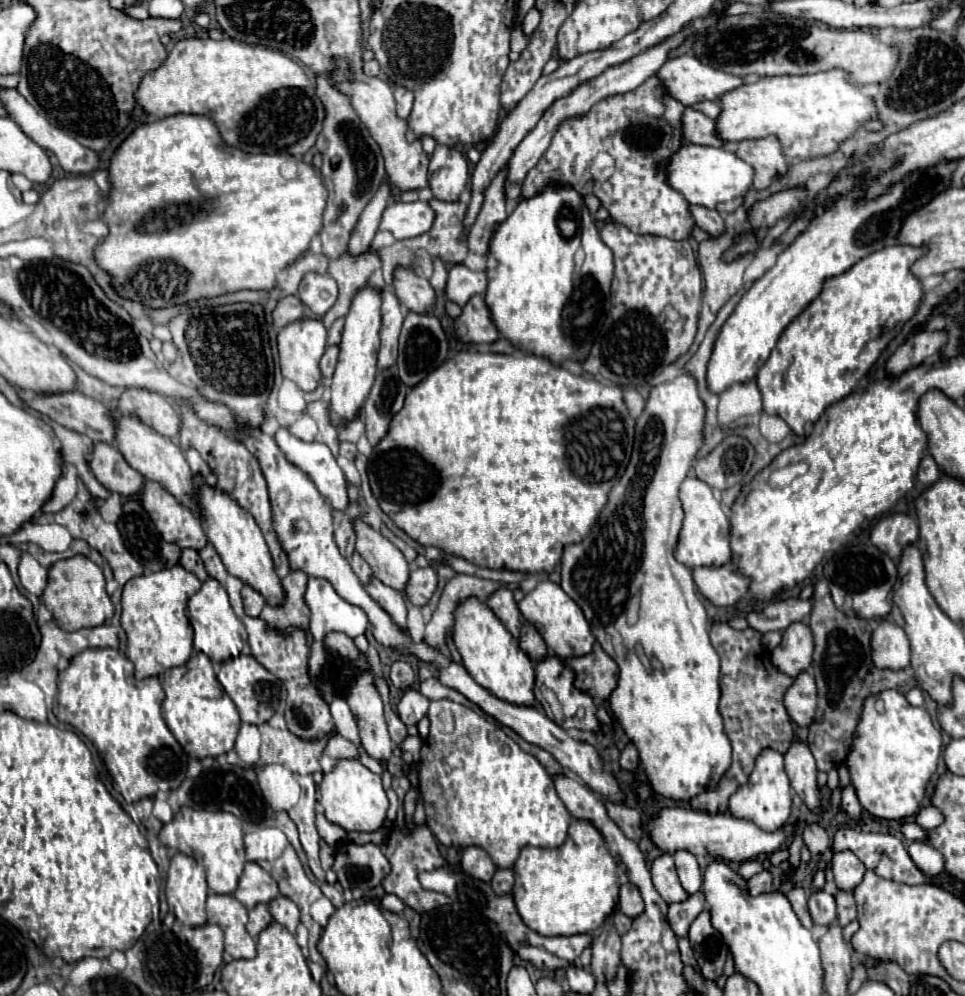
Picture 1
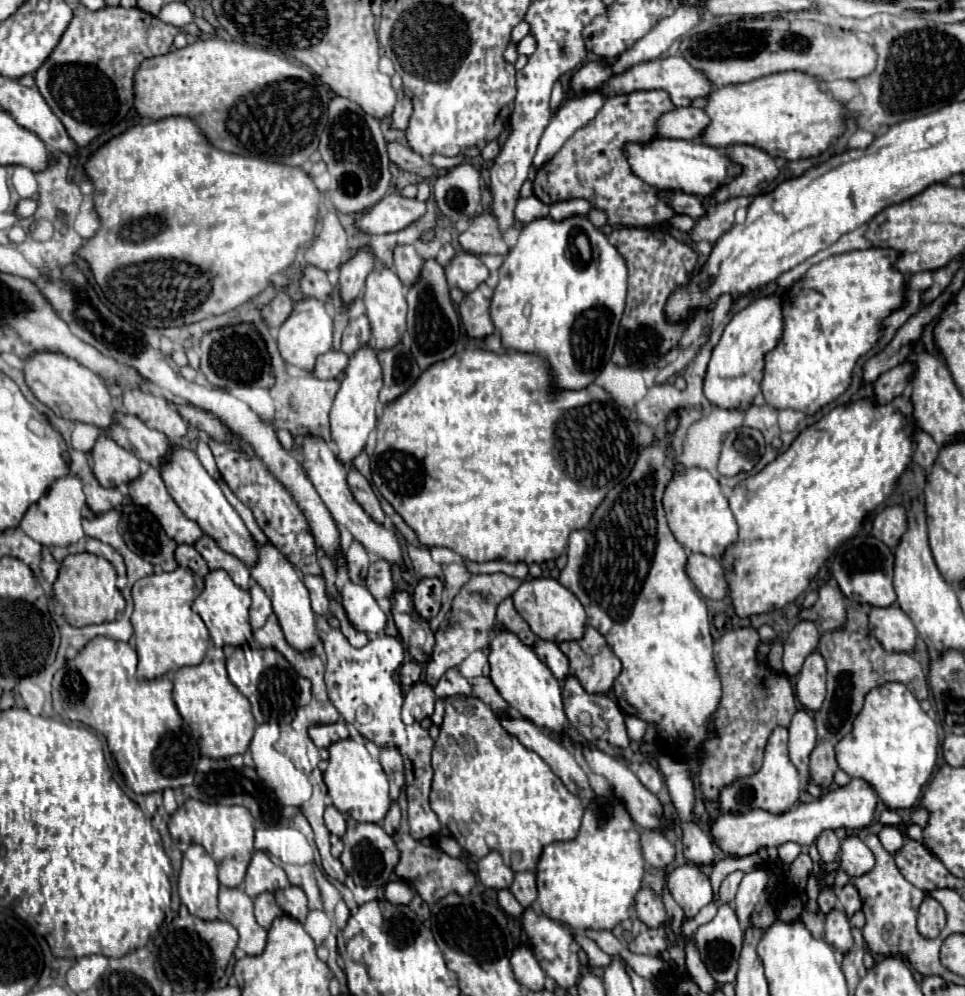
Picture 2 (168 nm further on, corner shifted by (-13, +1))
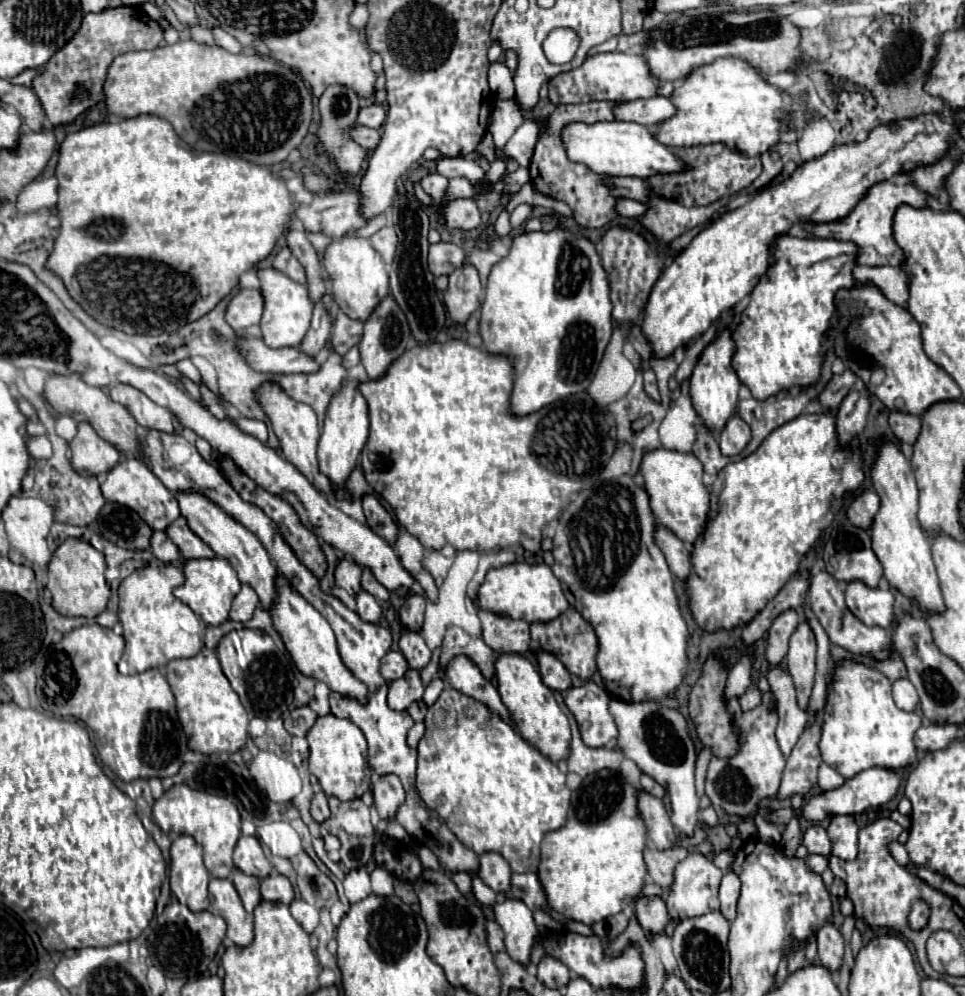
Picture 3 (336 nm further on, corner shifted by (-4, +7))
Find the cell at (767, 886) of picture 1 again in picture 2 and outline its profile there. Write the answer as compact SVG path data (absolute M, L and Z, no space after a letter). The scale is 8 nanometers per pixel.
M764 868L748 872L742 878L738 894L736 894L736 916L742 924L742 928L746 926L752 910L756 908L756 902L768 892L768 882L770 882L770 876Z

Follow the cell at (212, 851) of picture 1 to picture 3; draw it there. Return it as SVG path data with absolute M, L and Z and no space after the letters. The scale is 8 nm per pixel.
M187 784L171 786L159 800L153 804L153 822L167 834L189 834L203 846L203 862L211 876L227 878L233 870L233 848L241 836L241 818L237 806L225 796L199 792Z

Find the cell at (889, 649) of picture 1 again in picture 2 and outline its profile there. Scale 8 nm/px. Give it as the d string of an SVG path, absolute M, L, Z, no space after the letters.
M896 604L870 610L870 632L886 652L914 652L916 626Z

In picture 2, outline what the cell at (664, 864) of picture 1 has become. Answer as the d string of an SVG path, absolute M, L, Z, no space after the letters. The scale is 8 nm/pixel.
M694 864L676 866L668 876L668 888L674 900L682 906L684 916L690 920L694 918L700 908L712 902L712 888L708 876L702 868Z

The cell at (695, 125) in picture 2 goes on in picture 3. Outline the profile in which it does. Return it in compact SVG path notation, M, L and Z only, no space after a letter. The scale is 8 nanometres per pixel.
M647 98L647 100L631 100L615 106L615 118L625 122L637 122L647 128L657 126L659 122L671 118L675 114L675 106L669 98Z

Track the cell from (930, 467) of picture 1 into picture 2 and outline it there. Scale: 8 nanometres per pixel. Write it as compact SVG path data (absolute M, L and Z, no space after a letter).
M918 432L914 436L916 436L916 442L918 442L918 448L916 448L916 454L914 454L914 462L920 464L926 472L930 472L934 462L936 462L936 458L938 458L938 454L940 454L940 446L926 432Z

